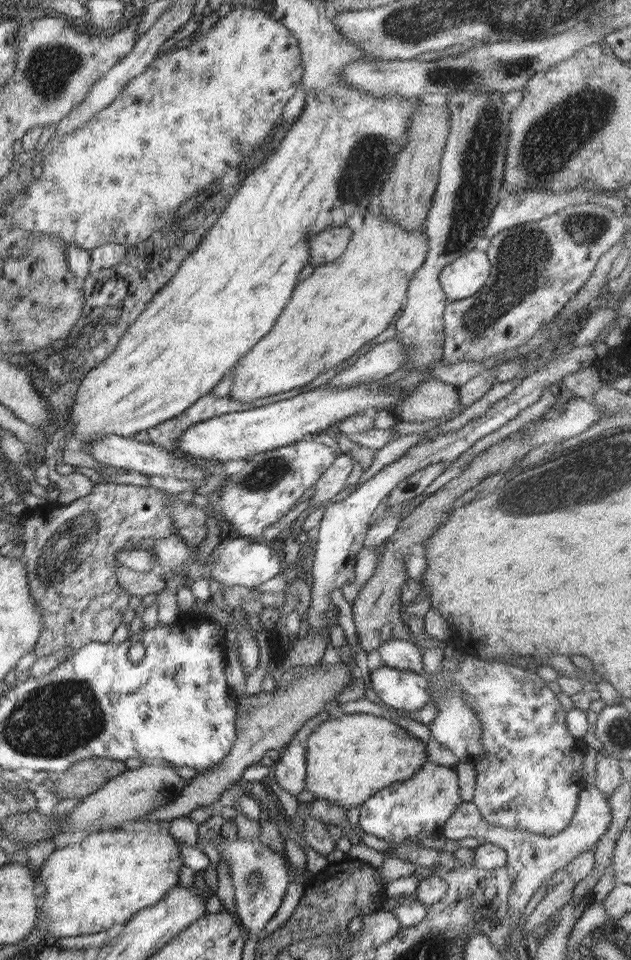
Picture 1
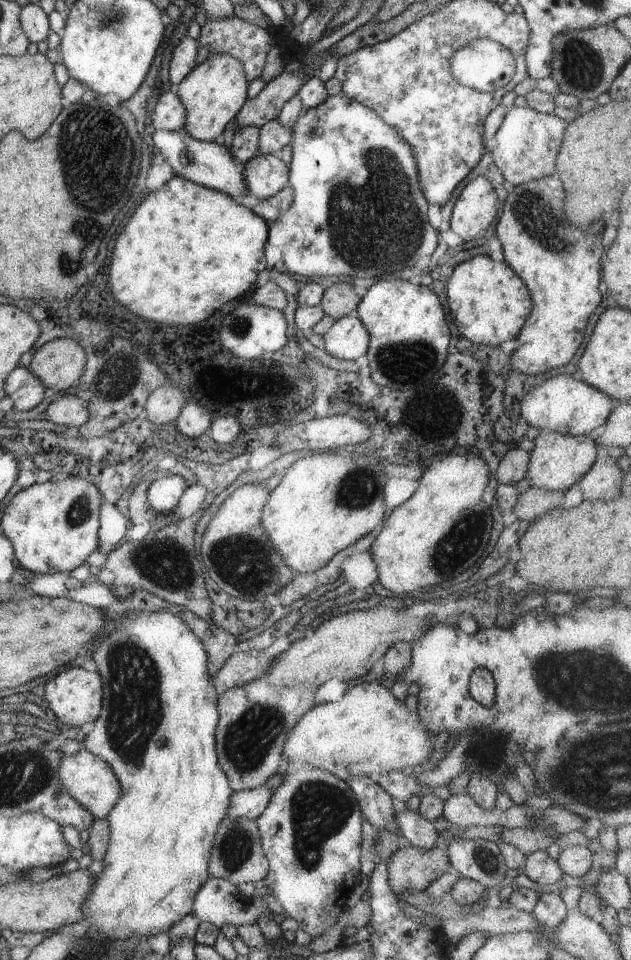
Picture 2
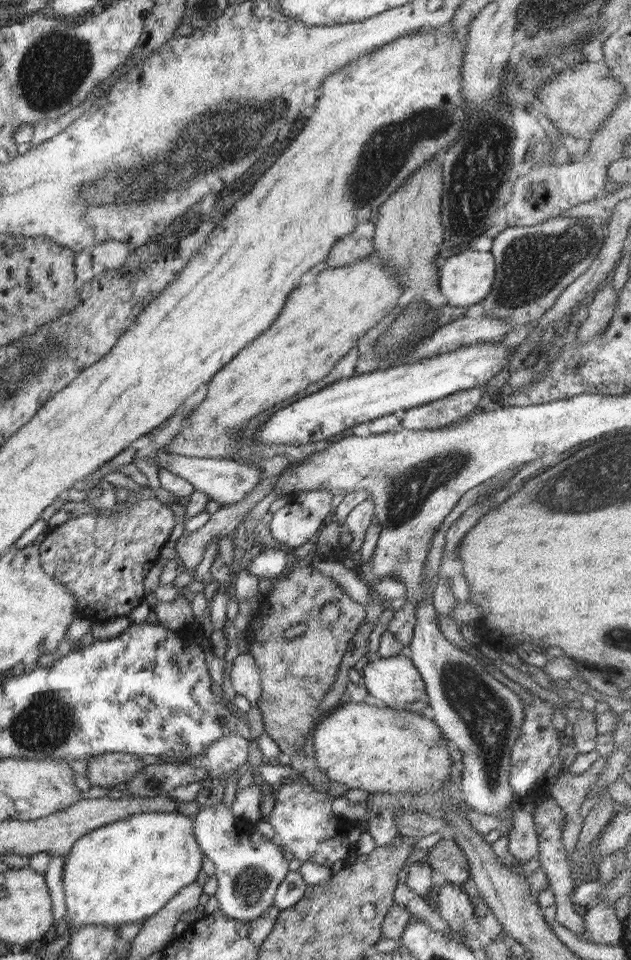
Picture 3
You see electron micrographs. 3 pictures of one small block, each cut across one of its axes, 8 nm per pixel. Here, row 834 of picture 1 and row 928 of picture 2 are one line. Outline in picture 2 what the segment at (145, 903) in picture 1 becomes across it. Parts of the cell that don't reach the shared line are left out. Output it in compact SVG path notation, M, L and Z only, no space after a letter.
M134 611L124 615L122 624L110 634L106 640L98 644L94 650L94 660L97 671L103 682L103 701L100 716L93 722L94 729L85 735L81 748L98 756L108 764L113 774L119 780L120 796L116 804L106 815L109 822L109 843L103 858L102 872L95 878L93 887L81 904L83 919L88 926L85 936L94 943L121 941L131 937L150 936L152 934L168 935L169 930L180 922L187 914L193 912L193 902L199 888L211 877L209 875L209 860L212 843L220 822L227 816L228 805L233 790L230 788L228 777L222 772L217 759L216 727L219 714L216 708L216 689L210 682L211 674L207 665L207 652L203 642L196 638L196 634L178 618L169 612Z

